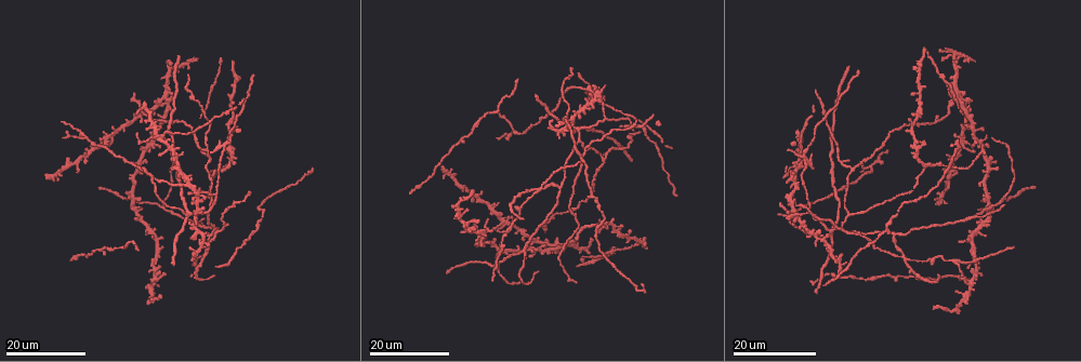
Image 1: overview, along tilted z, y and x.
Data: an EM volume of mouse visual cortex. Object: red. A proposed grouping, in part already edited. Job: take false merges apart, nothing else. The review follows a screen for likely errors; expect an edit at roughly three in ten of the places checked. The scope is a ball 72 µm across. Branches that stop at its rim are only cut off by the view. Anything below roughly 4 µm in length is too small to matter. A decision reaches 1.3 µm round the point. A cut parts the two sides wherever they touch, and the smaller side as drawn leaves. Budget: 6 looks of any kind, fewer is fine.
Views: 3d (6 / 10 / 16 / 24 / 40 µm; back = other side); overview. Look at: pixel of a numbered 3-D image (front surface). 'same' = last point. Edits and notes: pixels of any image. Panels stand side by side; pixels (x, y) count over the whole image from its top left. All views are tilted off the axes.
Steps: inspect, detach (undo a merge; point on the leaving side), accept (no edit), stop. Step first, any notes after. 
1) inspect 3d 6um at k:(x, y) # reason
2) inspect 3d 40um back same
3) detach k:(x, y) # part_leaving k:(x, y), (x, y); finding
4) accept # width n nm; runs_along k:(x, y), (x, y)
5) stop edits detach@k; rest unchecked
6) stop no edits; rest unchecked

inspect 3d 16um at 1:(1000, 199) # two arms in line, one across

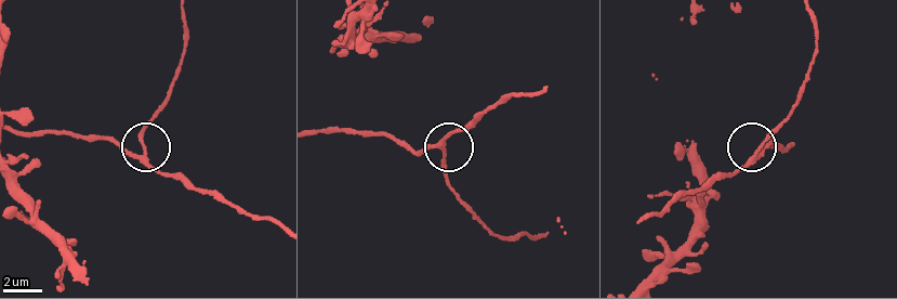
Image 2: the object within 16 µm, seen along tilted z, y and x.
inspect 3d 10um at 2:(440, 148)

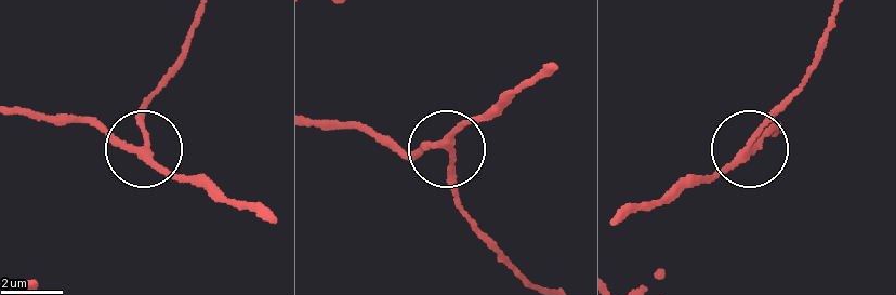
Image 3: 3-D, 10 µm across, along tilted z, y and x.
accept # side_arm 21 um; runs_along 3:(539, 72), (501, 91), (486, 112), (451, 132), (456, 202); one cell here

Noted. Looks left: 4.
inspect 3d 24um at 1:(523, 251) # arms part here

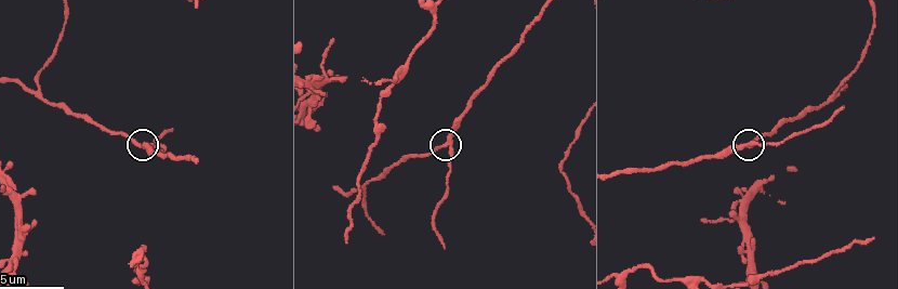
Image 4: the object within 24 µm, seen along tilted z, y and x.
inspect 3d 6um at 4:(449, 145) # closer look

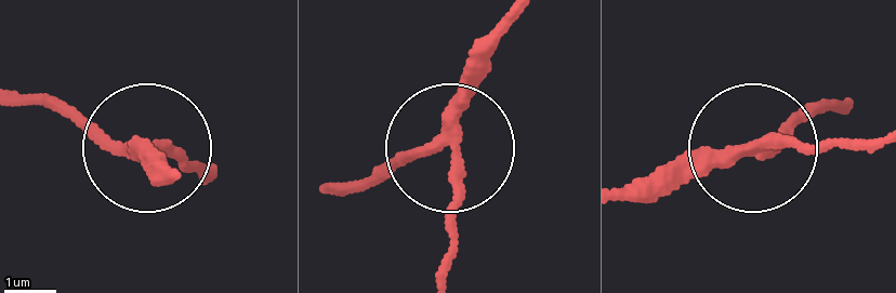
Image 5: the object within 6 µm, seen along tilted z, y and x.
accept # runs_along 5:(504, 20), (476, 63), (450, 162), (450, 272); continuous, no second cell

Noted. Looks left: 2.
inspect 3d 24um at 1:(579, 227) # four arms meet

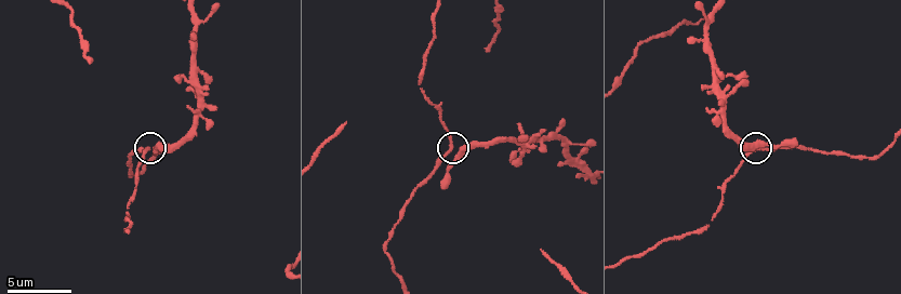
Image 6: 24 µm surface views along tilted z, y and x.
inspect 3d 10um at 6:(452, 149) # closer look

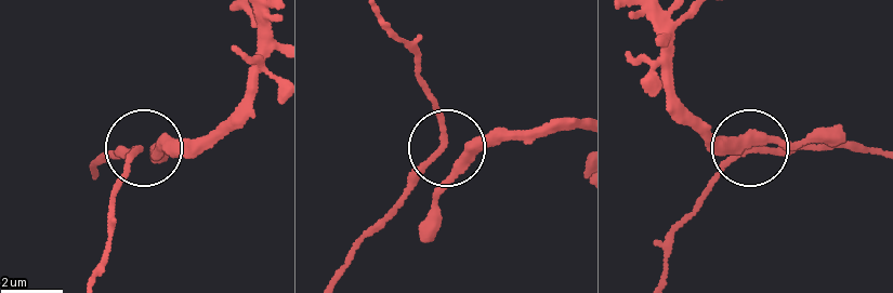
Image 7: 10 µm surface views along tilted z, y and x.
accept # width 220 nm; runs_along 7:(383, 14), (417, 56), (441, 135), (381, 225); one cell here

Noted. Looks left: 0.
stop no edits; rest unchecked

